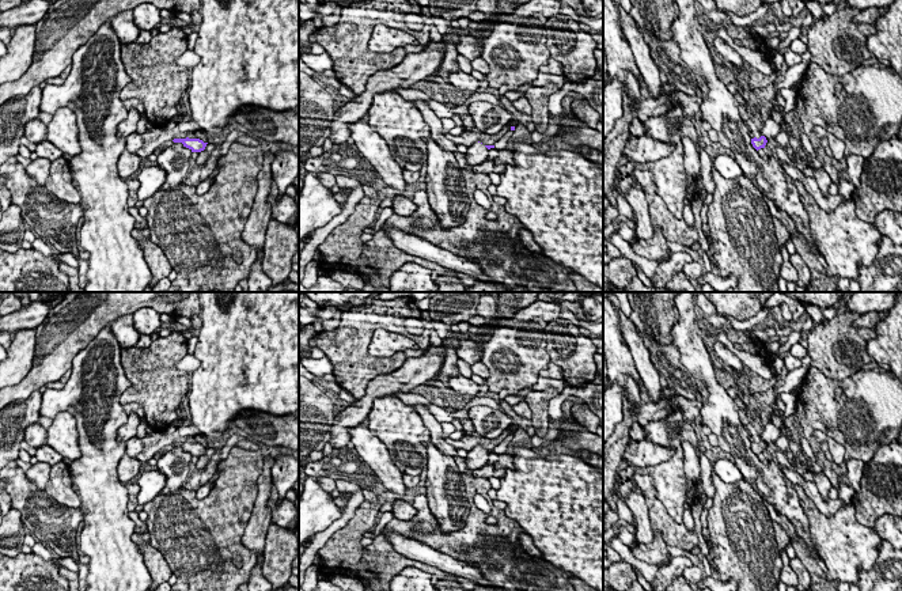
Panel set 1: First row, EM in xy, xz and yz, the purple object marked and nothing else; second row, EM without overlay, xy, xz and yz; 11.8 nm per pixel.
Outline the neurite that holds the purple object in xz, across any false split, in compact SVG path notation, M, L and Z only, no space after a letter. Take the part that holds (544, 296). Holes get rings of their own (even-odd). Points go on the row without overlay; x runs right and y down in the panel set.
M539 292L538 300L547 303L577 302L590 295L591 292Z

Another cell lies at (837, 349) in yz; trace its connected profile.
M848 311L827 322L823 319L806 334L810 364L835 382L850 378L871 361L867 342L876 338L876 332L854 327L853 322L860 315Z

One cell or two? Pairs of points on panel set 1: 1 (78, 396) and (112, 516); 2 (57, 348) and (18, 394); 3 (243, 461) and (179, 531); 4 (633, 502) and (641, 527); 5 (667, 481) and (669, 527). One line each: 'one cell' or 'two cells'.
1: one cell
2: one cell
3: one cell
4: one cell
5: two cells

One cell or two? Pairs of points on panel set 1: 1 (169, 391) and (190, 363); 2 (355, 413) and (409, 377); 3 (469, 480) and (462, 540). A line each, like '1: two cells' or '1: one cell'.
1: two cells
2: one cell
3: one cell

